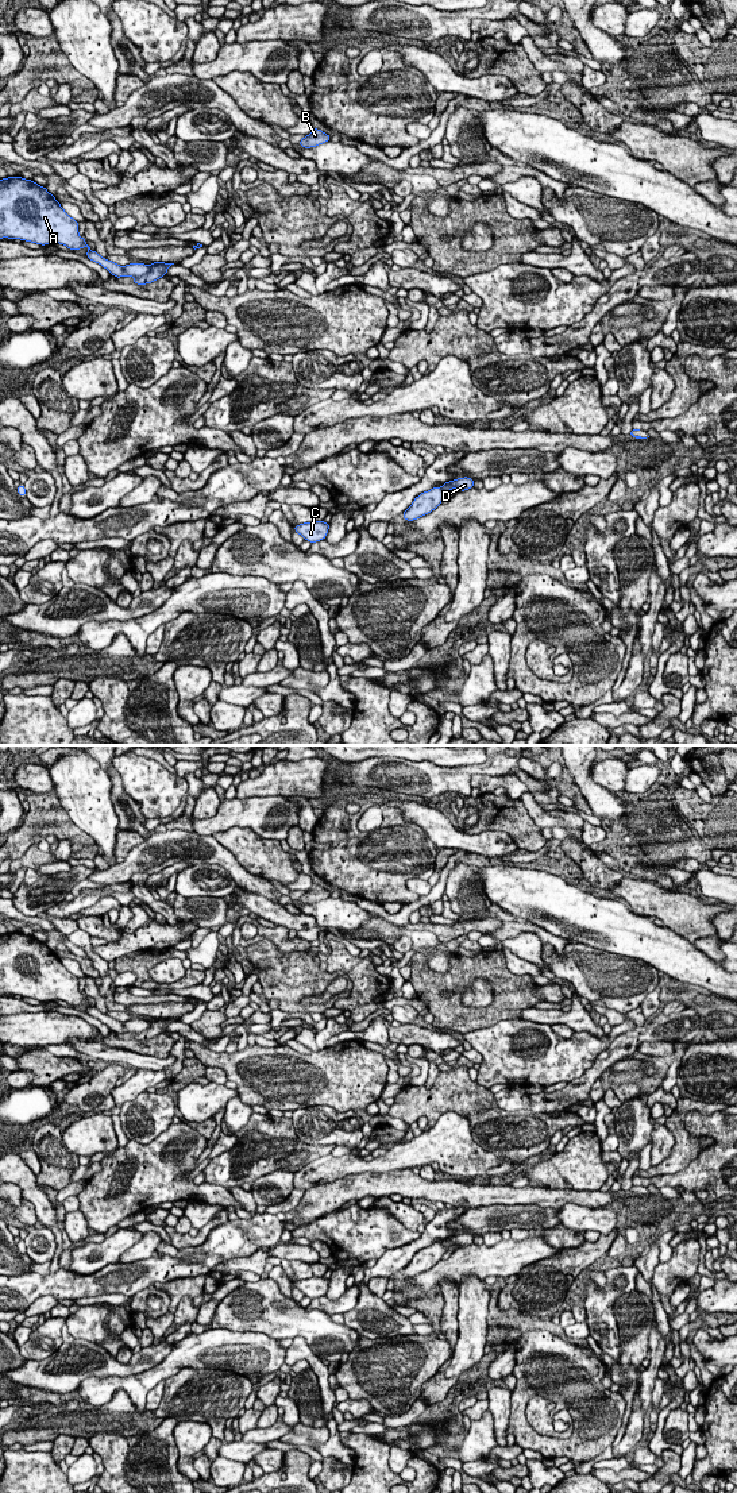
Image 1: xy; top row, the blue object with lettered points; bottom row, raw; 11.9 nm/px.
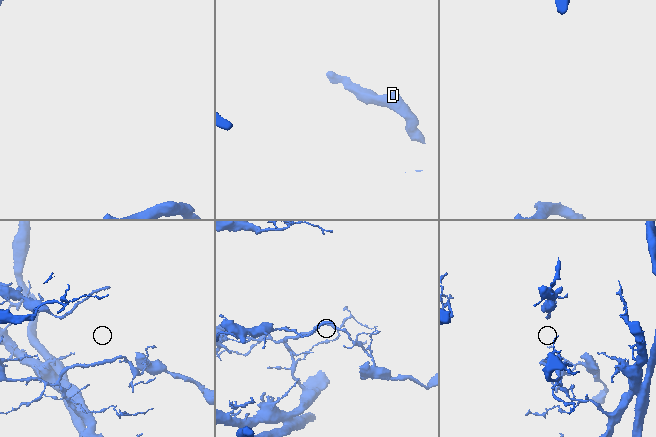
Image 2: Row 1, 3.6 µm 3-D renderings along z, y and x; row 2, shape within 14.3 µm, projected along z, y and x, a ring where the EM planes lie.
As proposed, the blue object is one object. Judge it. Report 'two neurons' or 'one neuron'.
two neurons

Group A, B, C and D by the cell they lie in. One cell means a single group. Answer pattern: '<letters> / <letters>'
A C D / B

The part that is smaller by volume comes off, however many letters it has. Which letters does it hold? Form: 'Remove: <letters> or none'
Remove: B

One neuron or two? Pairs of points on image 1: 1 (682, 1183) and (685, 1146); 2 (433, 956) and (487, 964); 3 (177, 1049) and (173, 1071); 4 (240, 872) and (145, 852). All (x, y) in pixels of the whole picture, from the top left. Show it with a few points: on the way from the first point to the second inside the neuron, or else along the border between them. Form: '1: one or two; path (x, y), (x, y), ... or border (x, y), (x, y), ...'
1: two; border (706, 1148), (685, 1168), (652, 1177)
2: two; border (420, 953), (438, 972), (446, 972), (452, 965)
3: one; path (178, 1054), (177, 1065)
4: one; path (216, 853), (189, 847), (169, 848)

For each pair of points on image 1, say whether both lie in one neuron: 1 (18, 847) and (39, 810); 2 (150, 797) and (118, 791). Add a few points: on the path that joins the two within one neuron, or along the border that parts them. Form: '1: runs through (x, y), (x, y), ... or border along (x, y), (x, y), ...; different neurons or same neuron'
1: runs through (22, 837), (38, 820); same neuron
2: border along (112, 764), (146, 818); different neurons

